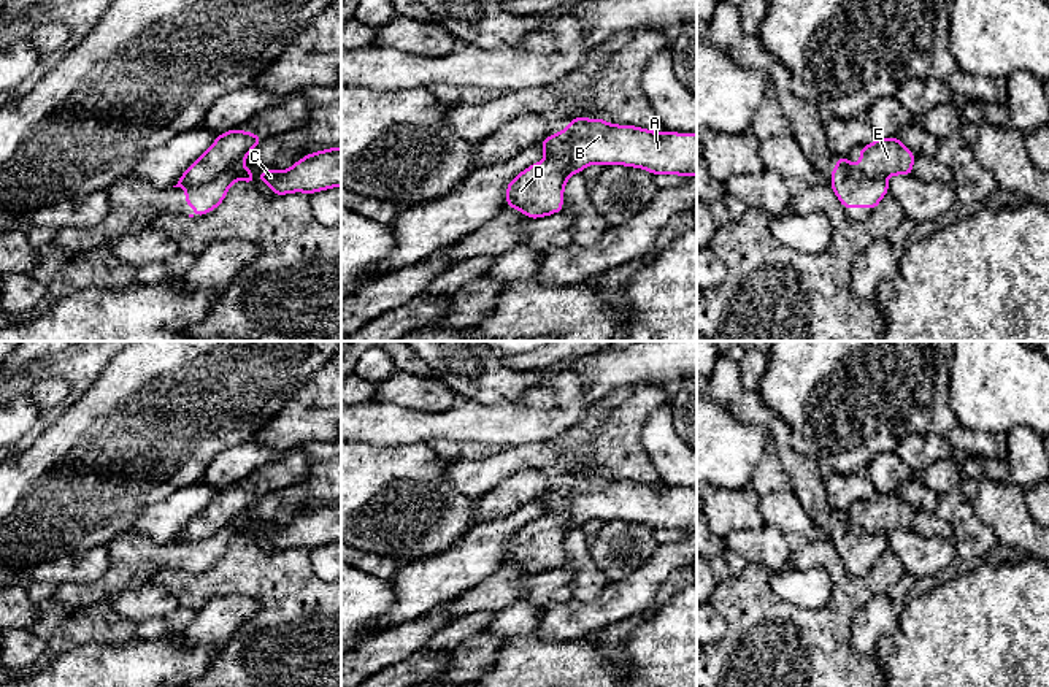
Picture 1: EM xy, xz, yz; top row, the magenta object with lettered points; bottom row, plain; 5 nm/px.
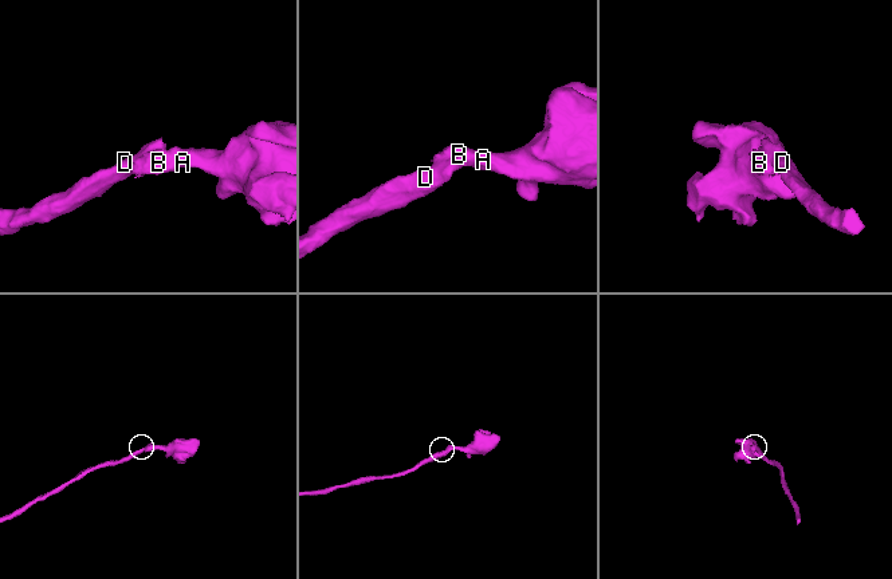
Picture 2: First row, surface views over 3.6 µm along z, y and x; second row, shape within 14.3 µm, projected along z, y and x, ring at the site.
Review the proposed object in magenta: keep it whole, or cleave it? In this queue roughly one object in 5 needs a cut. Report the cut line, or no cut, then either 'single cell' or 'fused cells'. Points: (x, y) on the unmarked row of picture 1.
xy (240, 519), (186, 544) | fused cells

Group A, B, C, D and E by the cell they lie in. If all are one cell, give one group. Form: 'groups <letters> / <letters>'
groups A B C / D E

